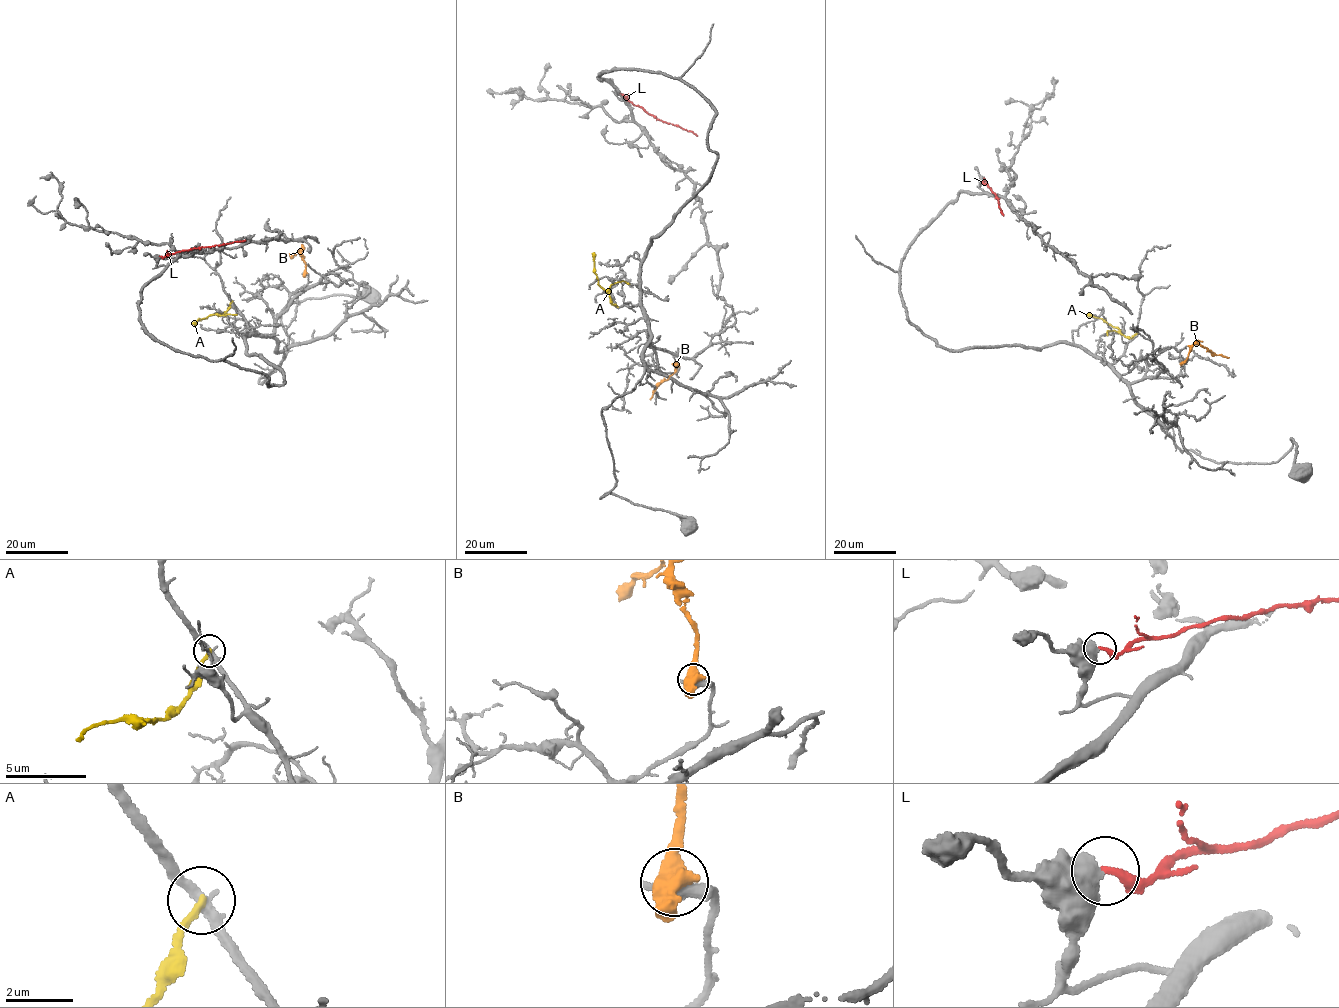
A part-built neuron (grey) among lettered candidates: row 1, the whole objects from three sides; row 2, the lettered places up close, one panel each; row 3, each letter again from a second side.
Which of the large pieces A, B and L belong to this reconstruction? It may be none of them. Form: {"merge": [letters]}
{"merge": []}

